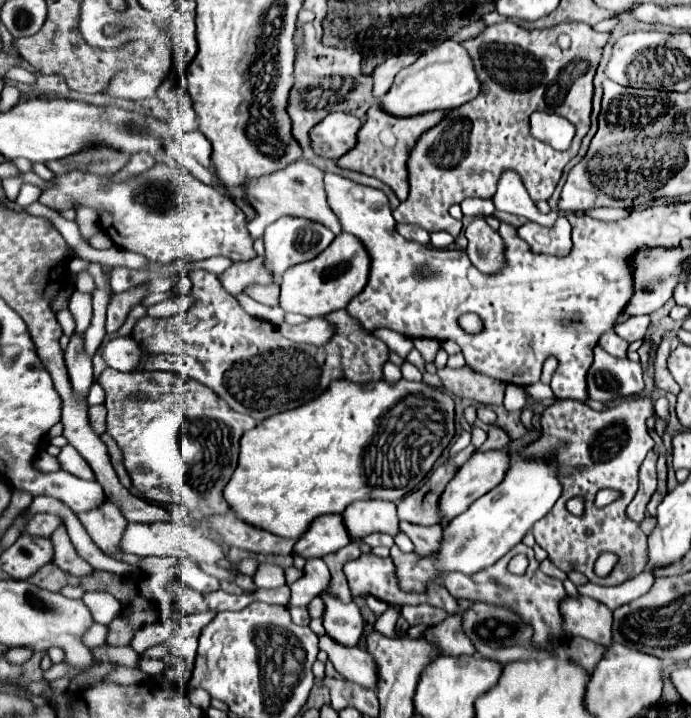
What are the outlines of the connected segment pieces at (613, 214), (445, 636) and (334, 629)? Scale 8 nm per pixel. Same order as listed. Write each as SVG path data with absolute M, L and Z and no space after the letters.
M601 207L588 210L585 214L593 219L610 222L628 217L628 215L630 215L630 211L630 209Z
M458 599L458 613L446 617L442 623L434 625L432 629L428 629L424 633L426 639L430 639L432 643L436 643L444 655L476 655L476 649L472 645L472 641L468 641L464 629L462 629L462 615L464 611L468 611L468 607L472 605L472 601L464 601Z
M324 589L318 595L324 601L324 629L330 639L344 647L356 647L364 635L364 619L354 601L342 603L336 595Z

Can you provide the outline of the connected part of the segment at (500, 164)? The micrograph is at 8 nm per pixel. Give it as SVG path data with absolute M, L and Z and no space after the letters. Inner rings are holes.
M498 23L486 27L476 39L464 41L462 45L474 59L478 79L482 83L482 91L476 99L464 103L458 109L452 109L440 125L430 129L416 143L410 161L410 195L400 207L394 211L394 219L398 223L414 223L434 231L448 231L457 238L462 229L462 222L450 217L448 209L452 205L460 205L466 197L492 199L496 193L496 181L504 169L514 169L522 177L532 201L546 201L554 193L560 175L566 163L576 157L584 135L590 131L590 113L592 113L592 97L594 97L594 75L598 63L602 59L602 49L608 41L610 33L598 33L586 23L562 23L544 31L526 31L514 23ZM534 111L550 111L570 119L576 125L576 137L568 151L556 151L546 143L534 139L528 129L530 113Z

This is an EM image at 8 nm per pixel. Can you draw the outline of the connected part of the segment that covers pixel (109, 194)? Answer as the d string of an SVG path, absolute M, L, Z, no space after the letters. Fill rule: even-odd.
M158 163L146 173L108 189L104 189L104 179L98 175L66 173L54 177L54 187L40 195L40 203L50 209L70 209L72 203L92 207L98 211L104 229L110 227L112 217L114 245L140 253L160 265L178 259L194 263L214 255L224 255L232 261L250 261L256 257L242 209L216 187L208 187L172 165Z

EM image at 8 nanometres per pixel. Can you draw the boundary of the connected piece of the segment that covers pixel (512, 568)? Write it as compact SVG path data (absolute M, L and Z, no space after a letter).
M519 554L514 556L508 565L508 570L514 574L522 575L528 567L528 559L525 555Z

